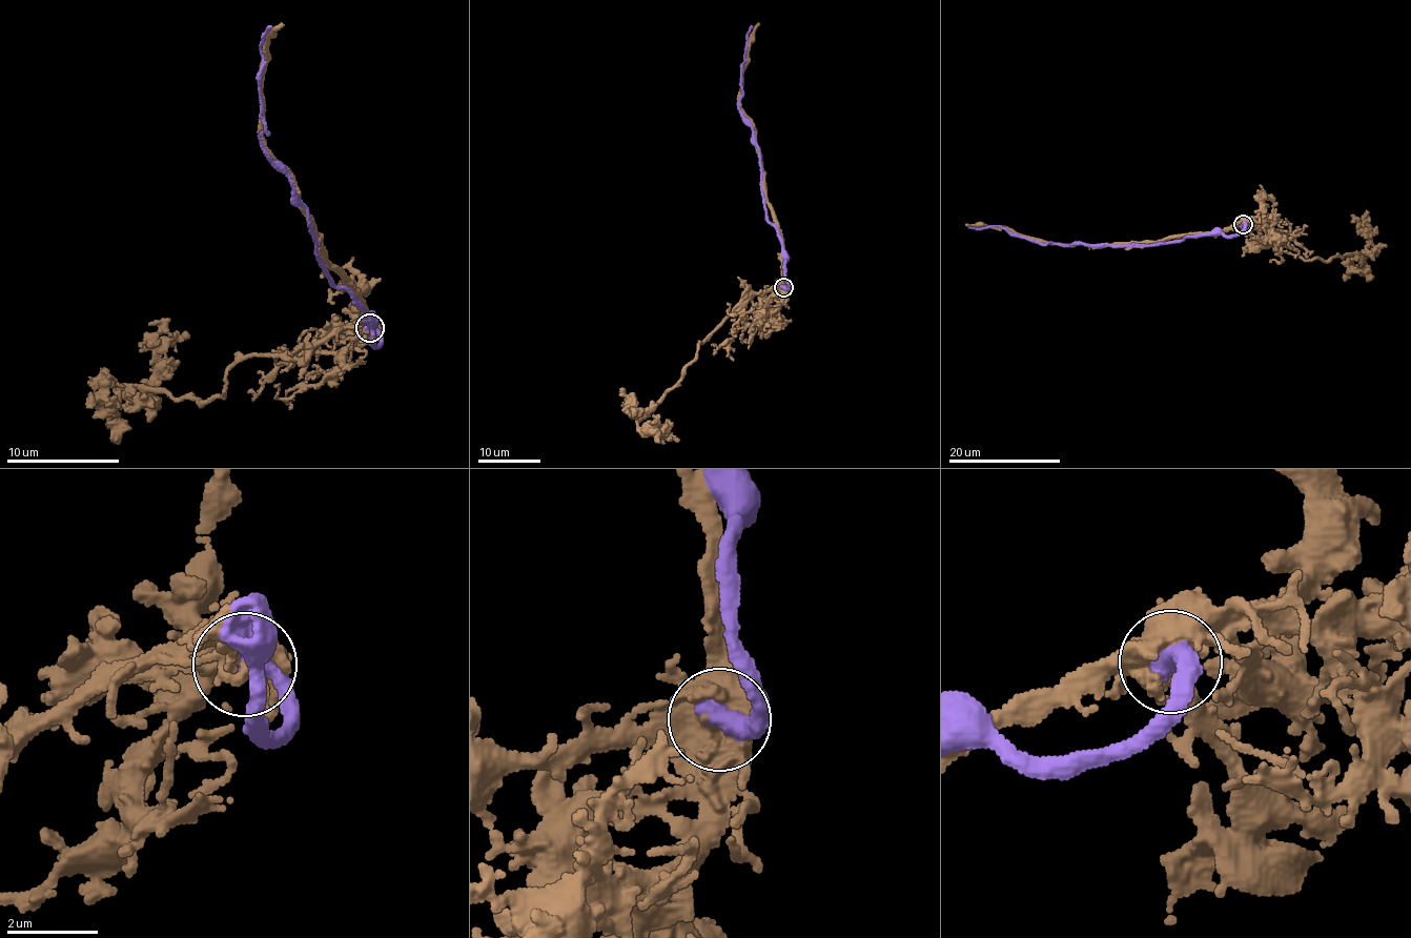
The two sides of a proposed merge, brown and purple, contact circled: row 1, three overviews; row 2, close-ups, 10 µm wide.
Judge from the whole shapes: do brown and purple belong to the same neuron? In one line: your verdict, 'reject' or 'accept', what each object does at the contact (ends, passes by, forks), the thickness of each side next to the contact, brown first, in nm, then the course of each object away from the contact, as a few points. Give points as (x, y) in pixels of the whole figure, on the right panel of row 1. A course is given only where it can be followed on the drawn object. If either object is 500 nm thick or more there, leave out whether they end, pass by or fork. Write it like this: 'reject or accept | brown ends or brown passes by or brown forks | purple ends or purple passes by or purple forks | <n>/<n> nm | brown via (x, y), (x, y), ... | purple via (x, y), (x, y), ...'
reject | 550/500 nm | brown via (1244, 223), (1220, 231), (1159, 241), (1088, 247), (1029, 239), (1005, 228), (965, 225) | purple via (1244, 224), (1236, 235), (1191, 236), (1151, 244), (1110, 245), (1040, 244), (1008, 233), (998, 226), (968, 227)

